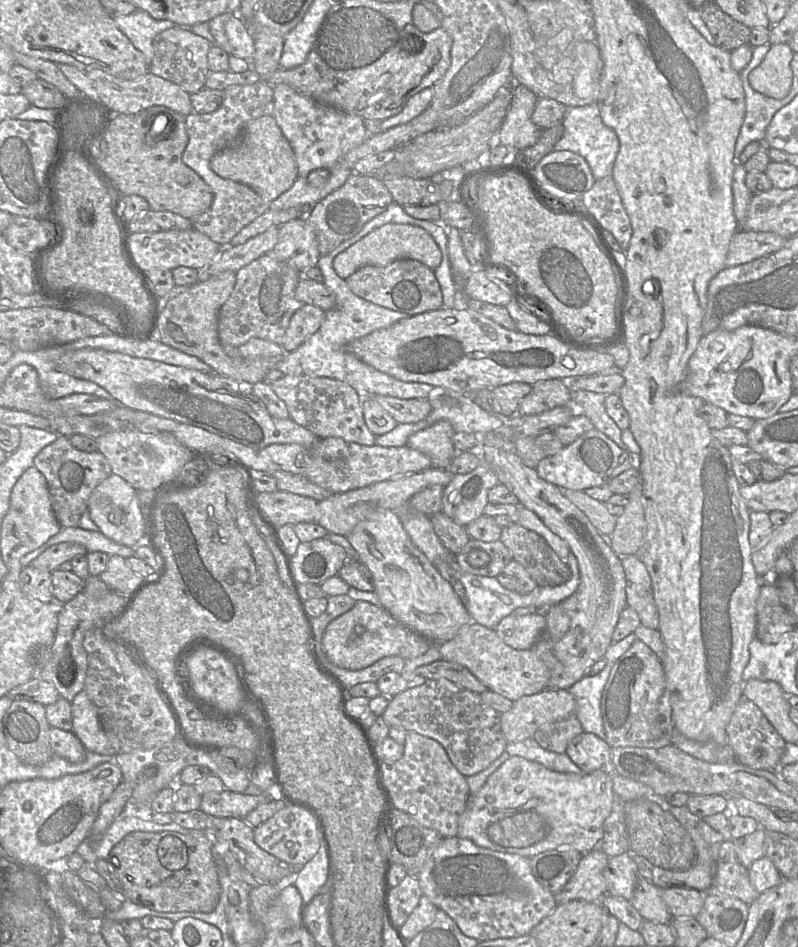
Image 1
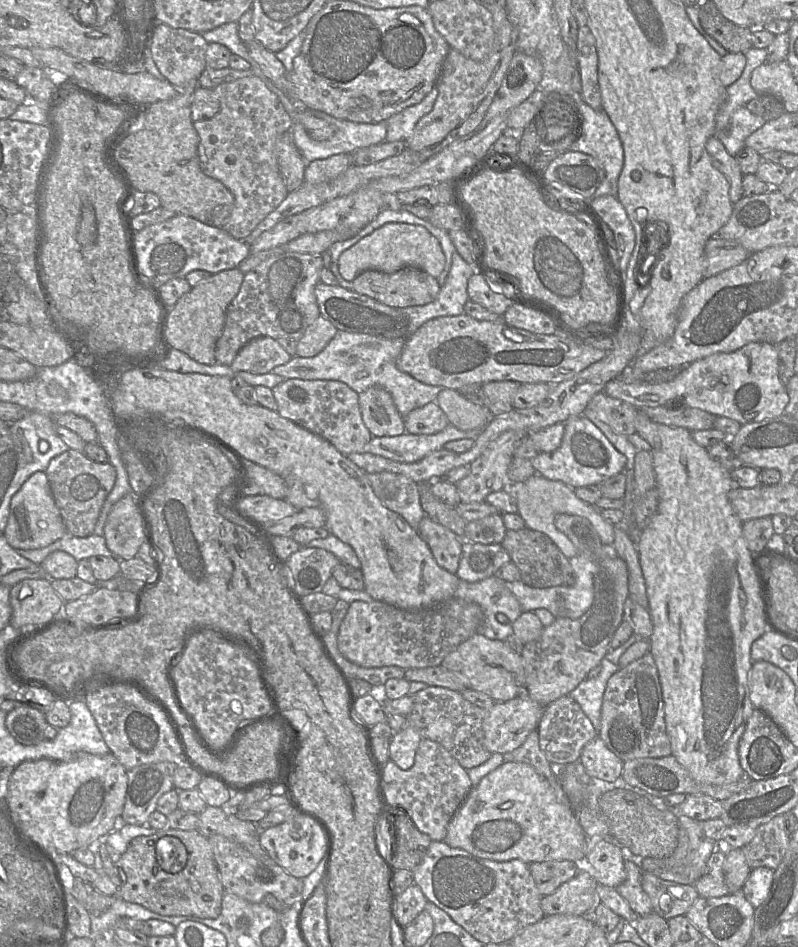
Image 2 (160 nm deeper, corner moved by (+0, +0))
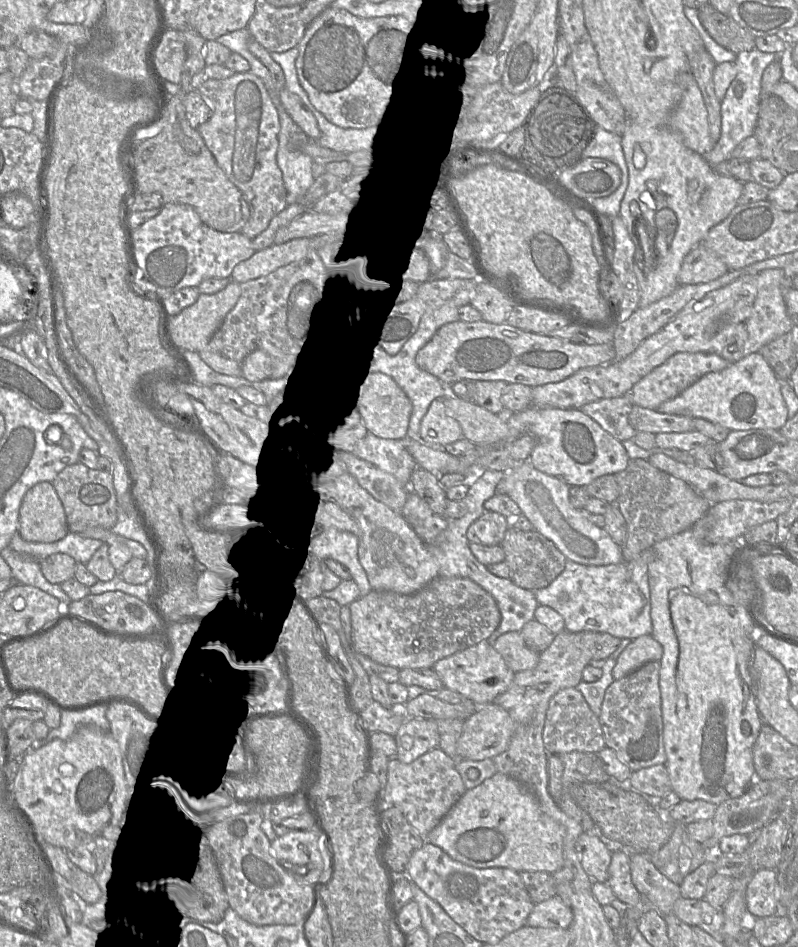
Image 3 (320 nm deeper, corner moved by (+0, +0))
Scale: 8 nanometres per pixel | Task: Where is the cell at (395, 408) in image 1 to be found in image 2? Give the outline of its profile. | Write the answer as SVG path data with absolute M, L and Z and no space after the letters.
M435 401L412 410L403 419L405 431L414 435L435 434L450 424Z

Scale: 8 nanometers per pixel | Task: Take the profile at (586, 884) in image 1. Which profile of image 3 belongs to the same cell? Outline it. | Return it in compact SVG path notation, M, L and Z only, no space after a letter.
M560 896L534 905L526 925L530 927L569 929L573 922L573 912Z

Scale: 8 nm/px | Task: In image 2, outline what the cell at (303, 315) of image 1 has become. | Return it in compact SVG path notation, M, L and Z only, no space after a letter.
M321 315L306 329L297 345L296 356L314 357L333 339L338 329Z

